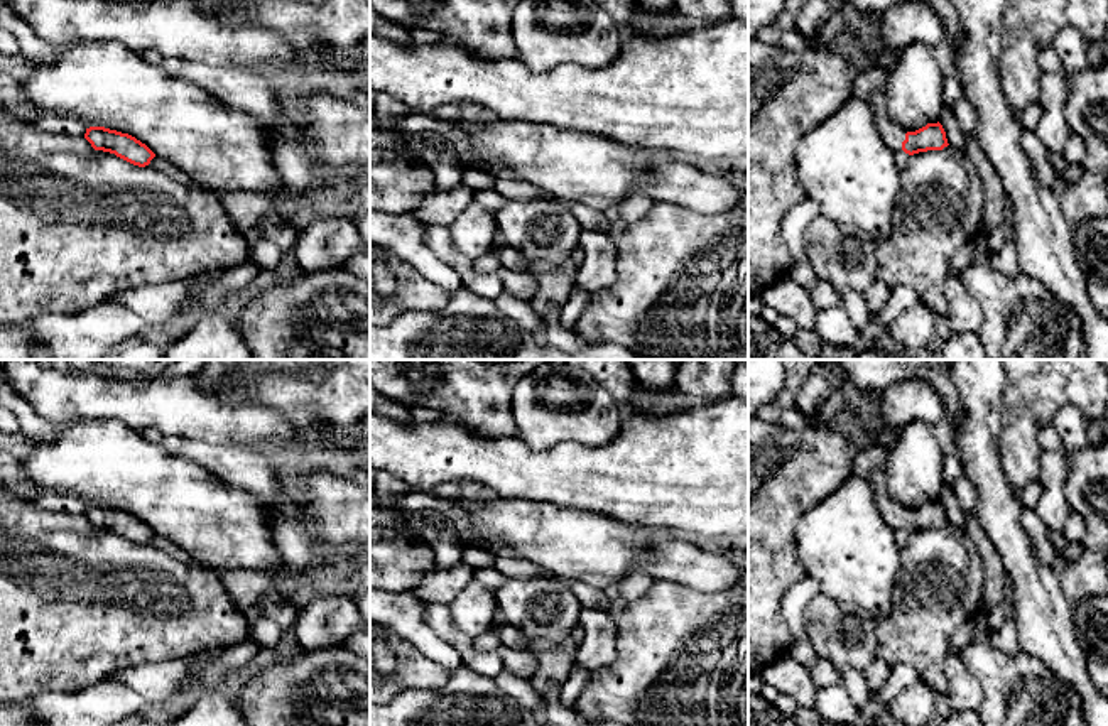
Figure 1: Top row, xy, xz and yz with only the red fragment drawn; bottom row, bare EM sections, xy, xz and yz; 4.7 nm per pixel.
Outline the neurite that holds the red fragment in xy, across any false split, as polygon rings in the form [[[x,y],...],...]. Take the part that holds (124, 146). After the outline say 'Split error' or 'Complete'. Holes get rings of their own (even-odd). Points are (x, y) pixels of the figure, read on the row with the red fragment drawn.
[[[105,127],[86,128],[84,138],[95,150],[115,154],[138,167],[149,165],[155,157],[155,154],[135,137]]]. Complete

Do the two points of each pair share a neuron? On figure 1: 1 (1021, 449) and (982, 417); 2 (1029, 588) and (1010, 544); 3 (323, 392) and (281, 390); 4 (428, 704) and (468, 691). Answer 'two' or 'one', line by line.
1: two
2: one
3: one
4: one

